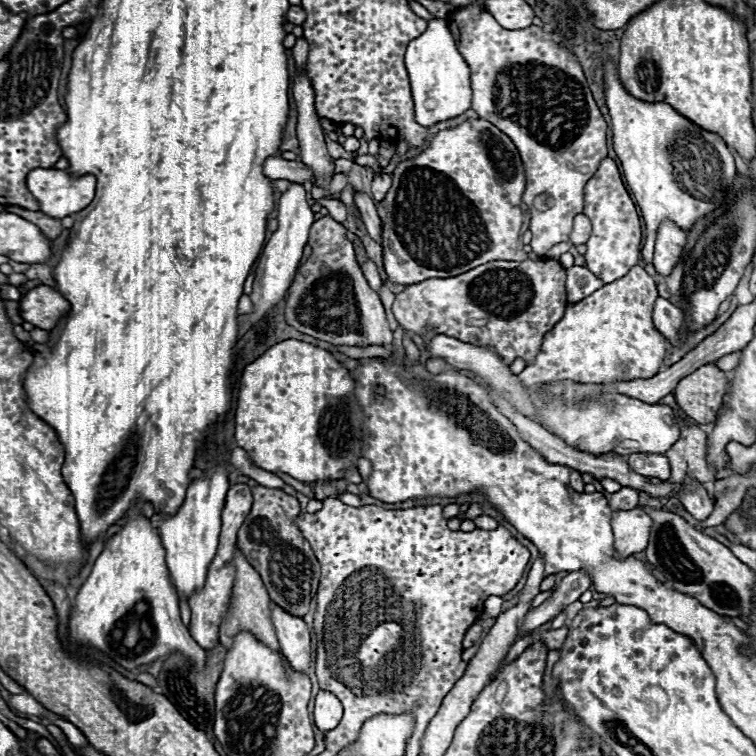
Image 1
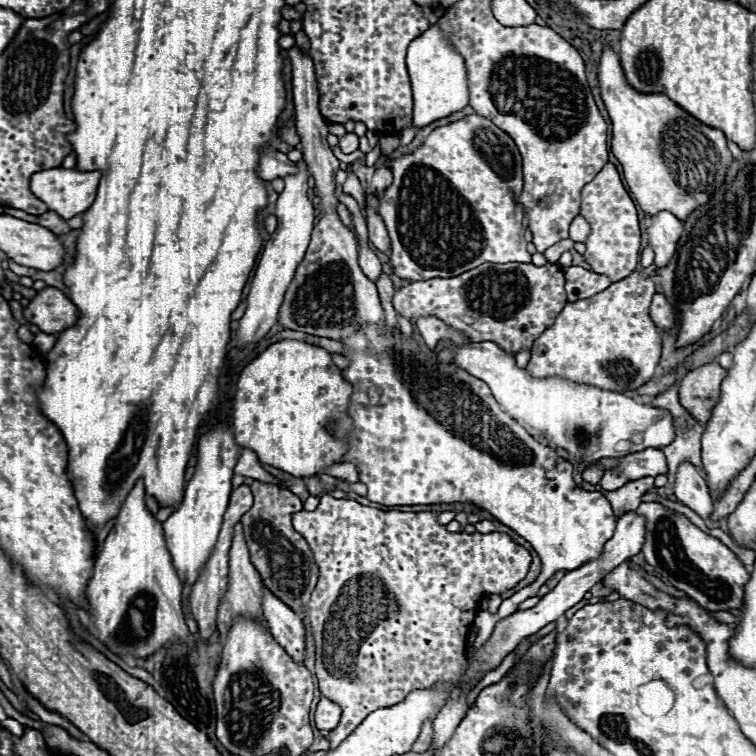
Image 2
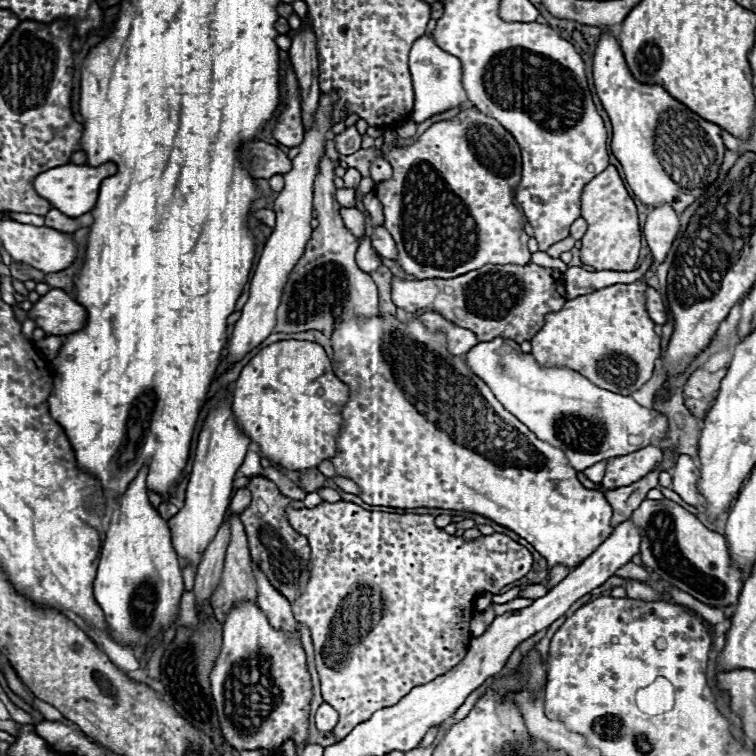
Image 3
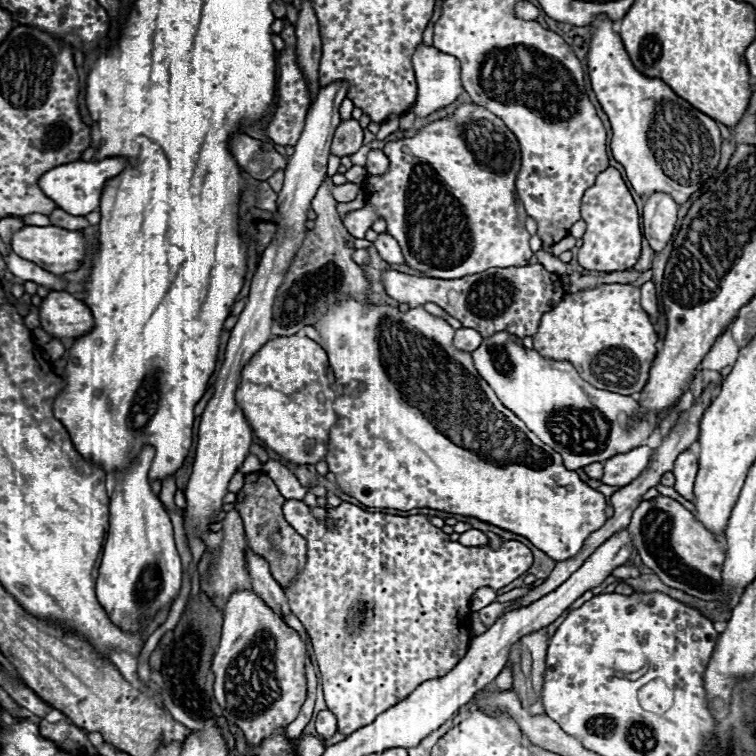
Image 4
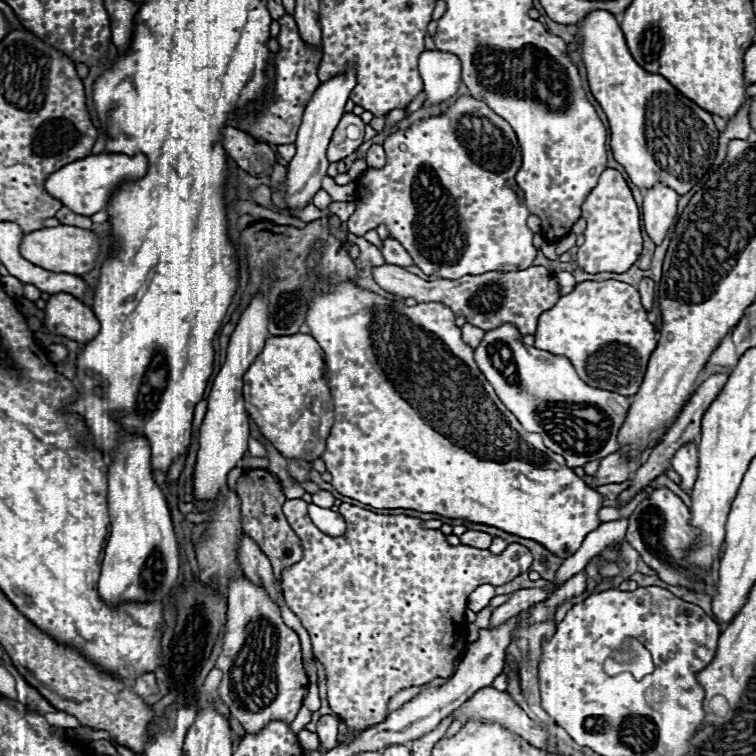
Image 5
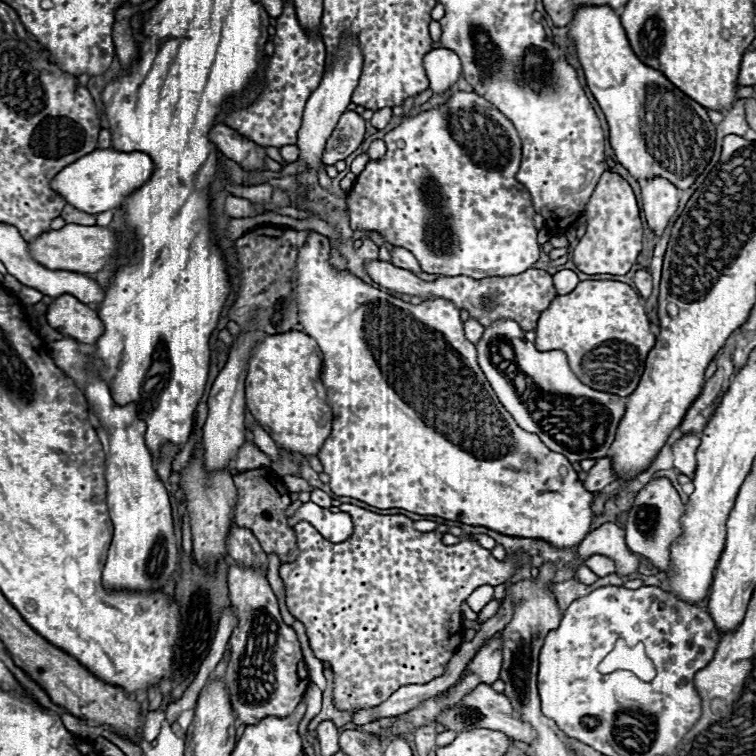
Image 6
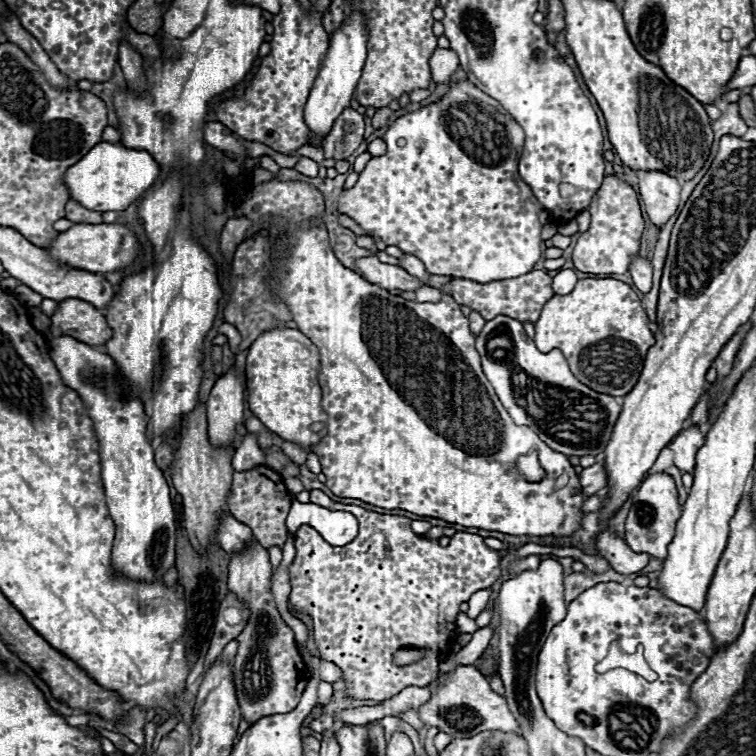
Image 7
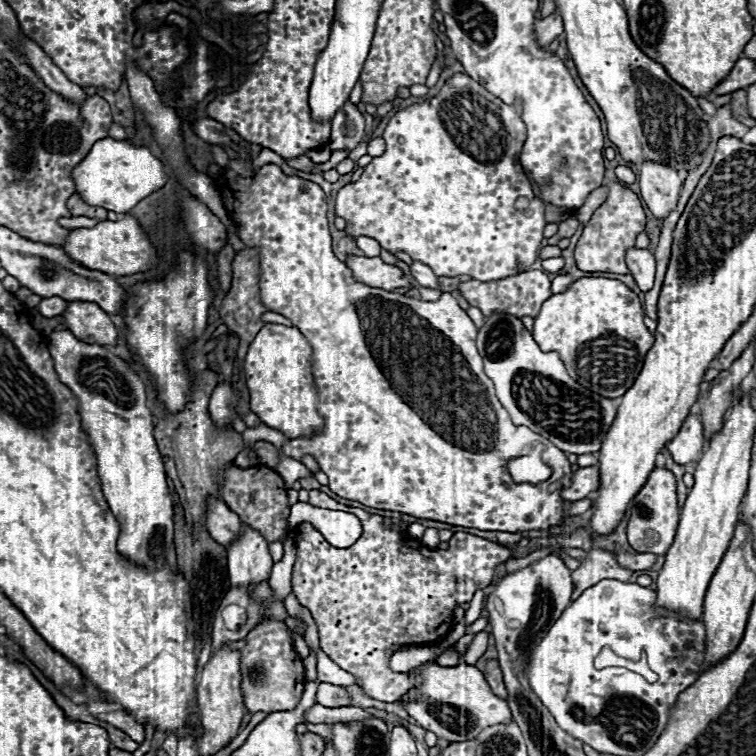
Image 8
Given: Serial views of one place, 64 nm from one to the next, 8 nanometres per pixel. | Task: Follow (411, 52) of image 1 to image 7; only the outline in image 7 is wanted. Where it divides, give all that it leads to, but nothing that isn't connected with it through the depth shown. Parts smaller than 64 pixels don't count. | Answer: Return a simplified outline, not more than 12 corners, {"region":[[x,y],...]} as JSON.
{"region":[[437,47],[430,56],[436,84],[450,82],[458,58],[448,48]]}

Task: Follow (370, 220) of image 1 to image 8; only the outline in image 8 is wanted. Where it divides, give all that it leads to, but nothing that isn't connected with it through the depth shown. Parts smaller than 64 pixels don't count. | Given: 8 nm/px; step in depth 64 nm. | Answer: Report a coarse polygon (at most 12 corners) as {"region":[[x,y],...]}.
{"region":[[424,264],[410,266],[422,288],[440,290],[438,276]]}

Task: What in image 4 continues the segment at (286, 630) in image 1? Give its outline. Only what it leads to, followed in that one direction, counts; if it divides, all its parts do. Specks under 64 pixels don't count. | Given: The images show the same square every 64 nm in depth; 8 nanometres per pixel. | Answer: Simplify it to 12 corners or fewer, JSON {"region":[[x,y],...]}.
{"region":[[246,548],[246,566],[256,594],[280,616],[290,614],[284,590],[268,562]]}

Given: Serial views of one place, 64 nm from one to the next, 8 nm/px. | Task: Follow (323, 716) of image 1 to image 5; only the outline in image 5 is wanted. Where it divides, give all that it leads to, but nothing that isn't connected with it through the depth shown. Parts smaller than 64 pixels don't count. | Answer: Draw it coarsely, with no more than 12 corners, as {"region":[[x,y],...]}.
{"region":[[318,720],[318,738],[324,752],[338,746],[338,720]]}

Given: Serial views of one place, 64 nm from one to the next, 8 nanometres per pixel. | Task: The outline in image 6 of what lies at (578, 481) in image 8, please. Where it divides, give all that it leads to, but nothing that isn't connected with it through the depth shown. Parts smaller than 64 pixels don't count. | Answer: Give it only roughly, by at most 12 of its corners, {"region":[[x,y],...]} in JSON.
{"region":[[600,458],[586,472],[584,488],[600,492],[616,480],[610,458]]}

